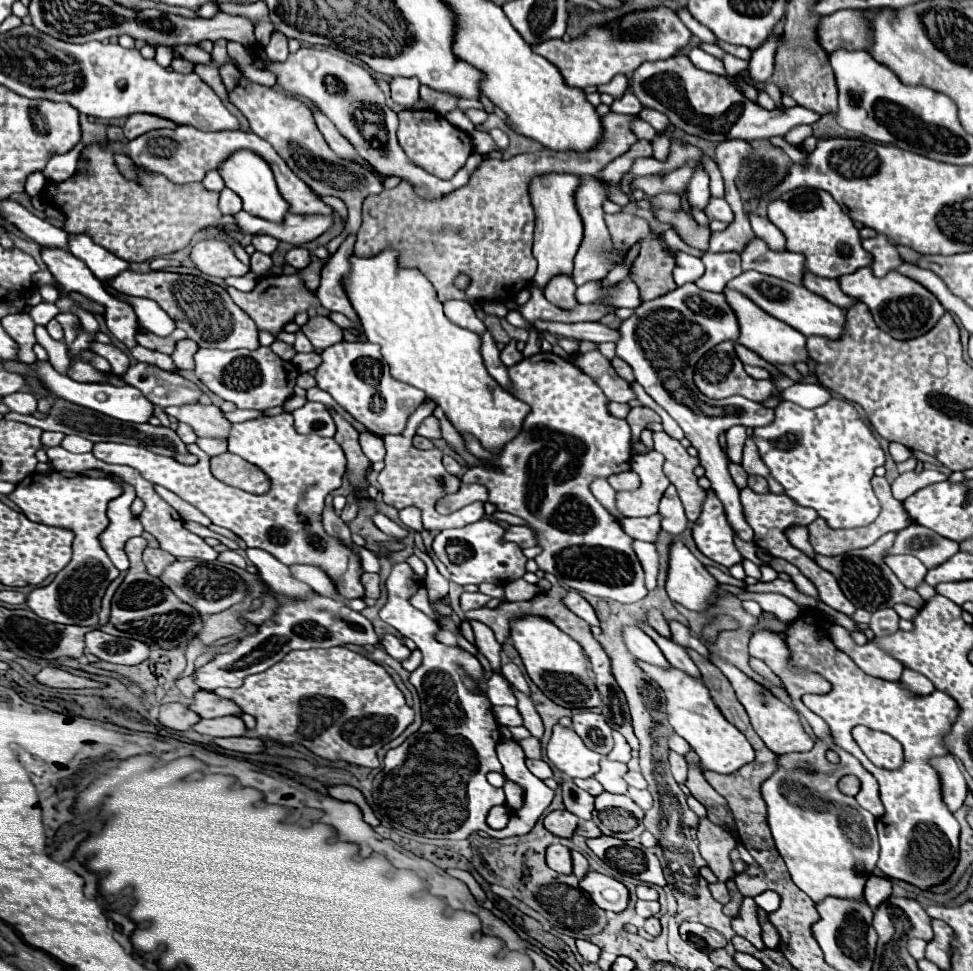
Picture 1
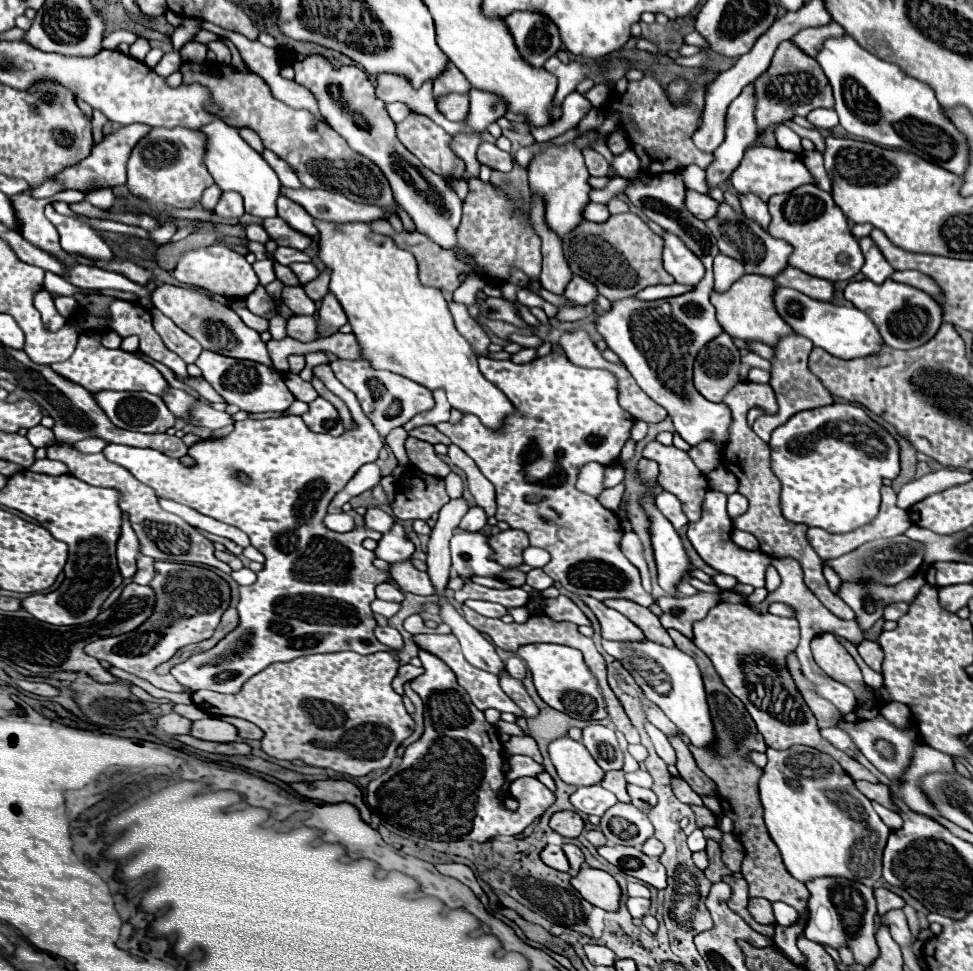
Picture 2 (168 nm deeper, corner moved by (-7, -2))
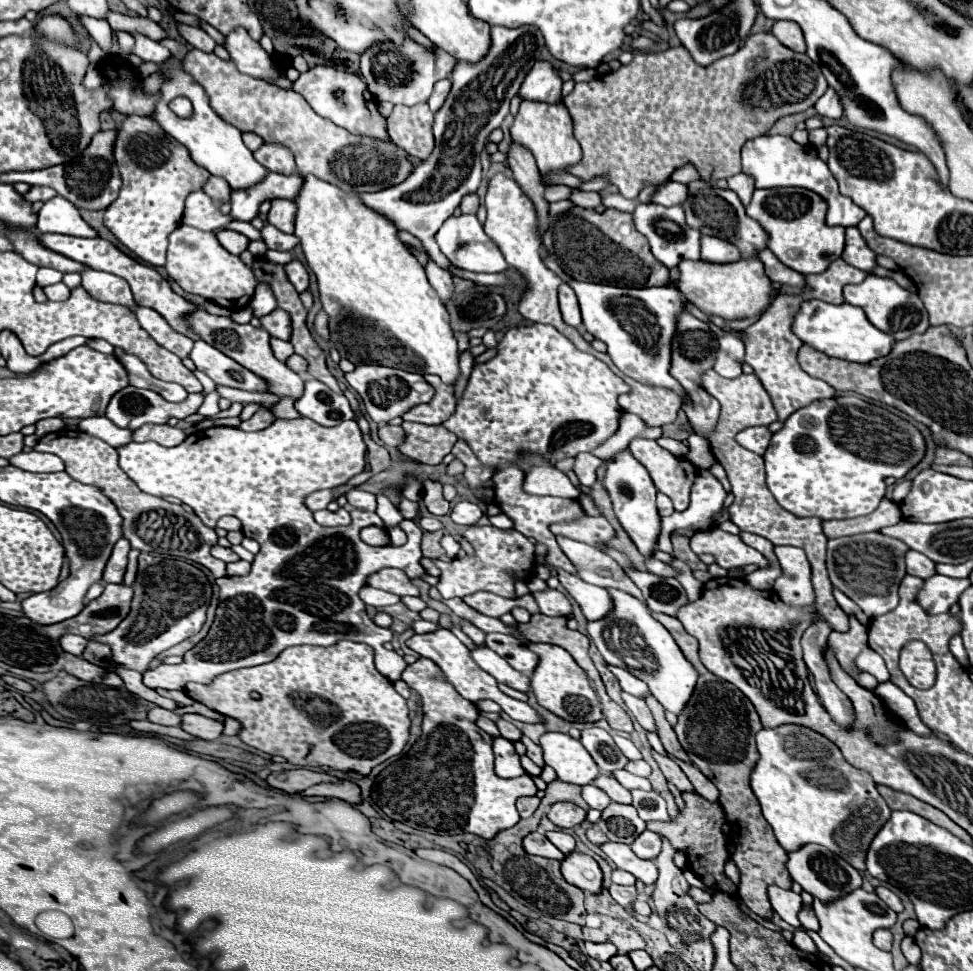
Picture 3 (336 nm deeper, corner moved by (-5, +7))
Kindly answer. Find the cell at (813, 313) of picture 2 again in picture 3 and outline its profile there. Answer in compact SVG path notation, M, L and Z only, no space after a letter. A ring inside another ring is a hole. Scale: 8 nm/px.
M818 299L804 301L800 311L796 313L792 331L810 347L816 351L826 353L828 357L838 357L844 361L856 361L856 363L870 363L878 357L884 357L892 351L894 337L876 329L864 315L860 307L854 307L850 303L842 305L830 305Z

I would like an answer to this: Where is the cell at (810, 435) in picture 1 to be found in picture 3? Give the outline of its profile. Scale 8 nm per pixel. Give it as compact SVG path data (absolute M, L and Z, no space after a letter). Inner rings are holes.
M842 395L842 399L822 399L792 413L782 429L772 435L770 447L764 453L766 483L776 501L798 517L846 519L872 513L886 493L886 477L902 479L926 455L926 441L922 433L896 413L864 401L856 395ZM858 455L882 455L882 461L864 459Z

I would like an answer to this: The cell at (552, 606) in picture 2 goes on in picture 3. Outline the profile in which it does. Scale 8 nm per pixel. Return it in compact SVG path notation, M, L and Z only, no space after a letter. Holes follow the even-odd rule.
M556 589L536 591L536 593L532 593L532 595L534 595L536 603L538 603L540 613L544 613L544 615L550 615L550 617L562 615L562 617L566 617L566 615L572 613L570 601L568 601L560 591L556 591Z

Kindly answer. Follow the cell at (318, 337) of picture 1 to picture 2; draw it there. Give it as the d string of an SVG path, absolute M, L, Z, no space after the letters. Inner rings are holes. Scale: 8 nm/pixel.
M292 316L288 320L288 336L296 338L300 342L312 342L312 340L320 338L314 316Z

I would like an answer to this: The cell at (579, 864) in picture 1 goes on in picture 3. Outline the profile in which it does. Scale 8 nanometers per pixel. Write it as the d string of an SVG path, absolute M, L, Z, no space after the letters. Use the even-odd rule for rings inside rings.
M546 831L546 837L564 853L568 855L570 851L574 851L574 837L564 833L564 831Z

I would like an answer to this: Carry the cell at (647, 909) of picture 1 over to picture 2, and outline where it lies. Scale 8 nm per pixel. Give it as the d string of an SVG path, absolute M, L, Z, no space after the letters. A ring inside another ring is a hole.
M628 898L626 906L628 906L628 910L634 918L644 918L648 914L650 900L646 900L646 898Z

